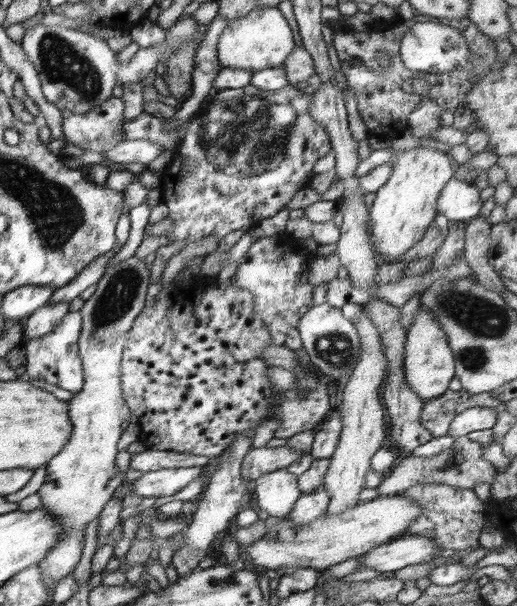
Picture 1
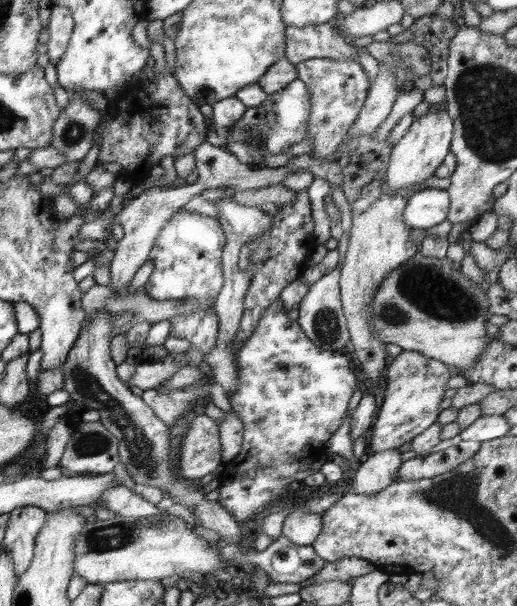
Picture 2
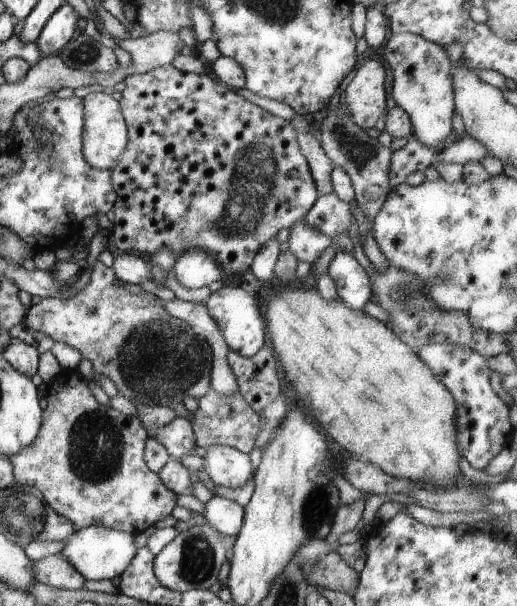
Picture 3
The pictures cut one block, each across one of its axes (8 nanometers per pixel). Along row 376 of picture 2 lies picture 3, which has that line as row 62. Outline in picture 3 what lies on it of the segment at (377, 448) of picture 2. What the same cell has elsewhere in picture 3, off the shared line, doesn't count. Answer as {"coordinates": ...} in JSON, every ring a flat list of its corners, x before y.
{"coordinates":[[390,33,391,37,386,46,384,46,383,60,390,66,392,70,392,88,390,88,390,96,394,98,396,104,403,108,412,121,414,130,413,135,420,140,422,144,430,148,437,148,437,154,448,145,446,139,452,129,452,116,455,111,455,92,453,87,452,71,454,69,446,51,442,46,424,37,412,33]]}

